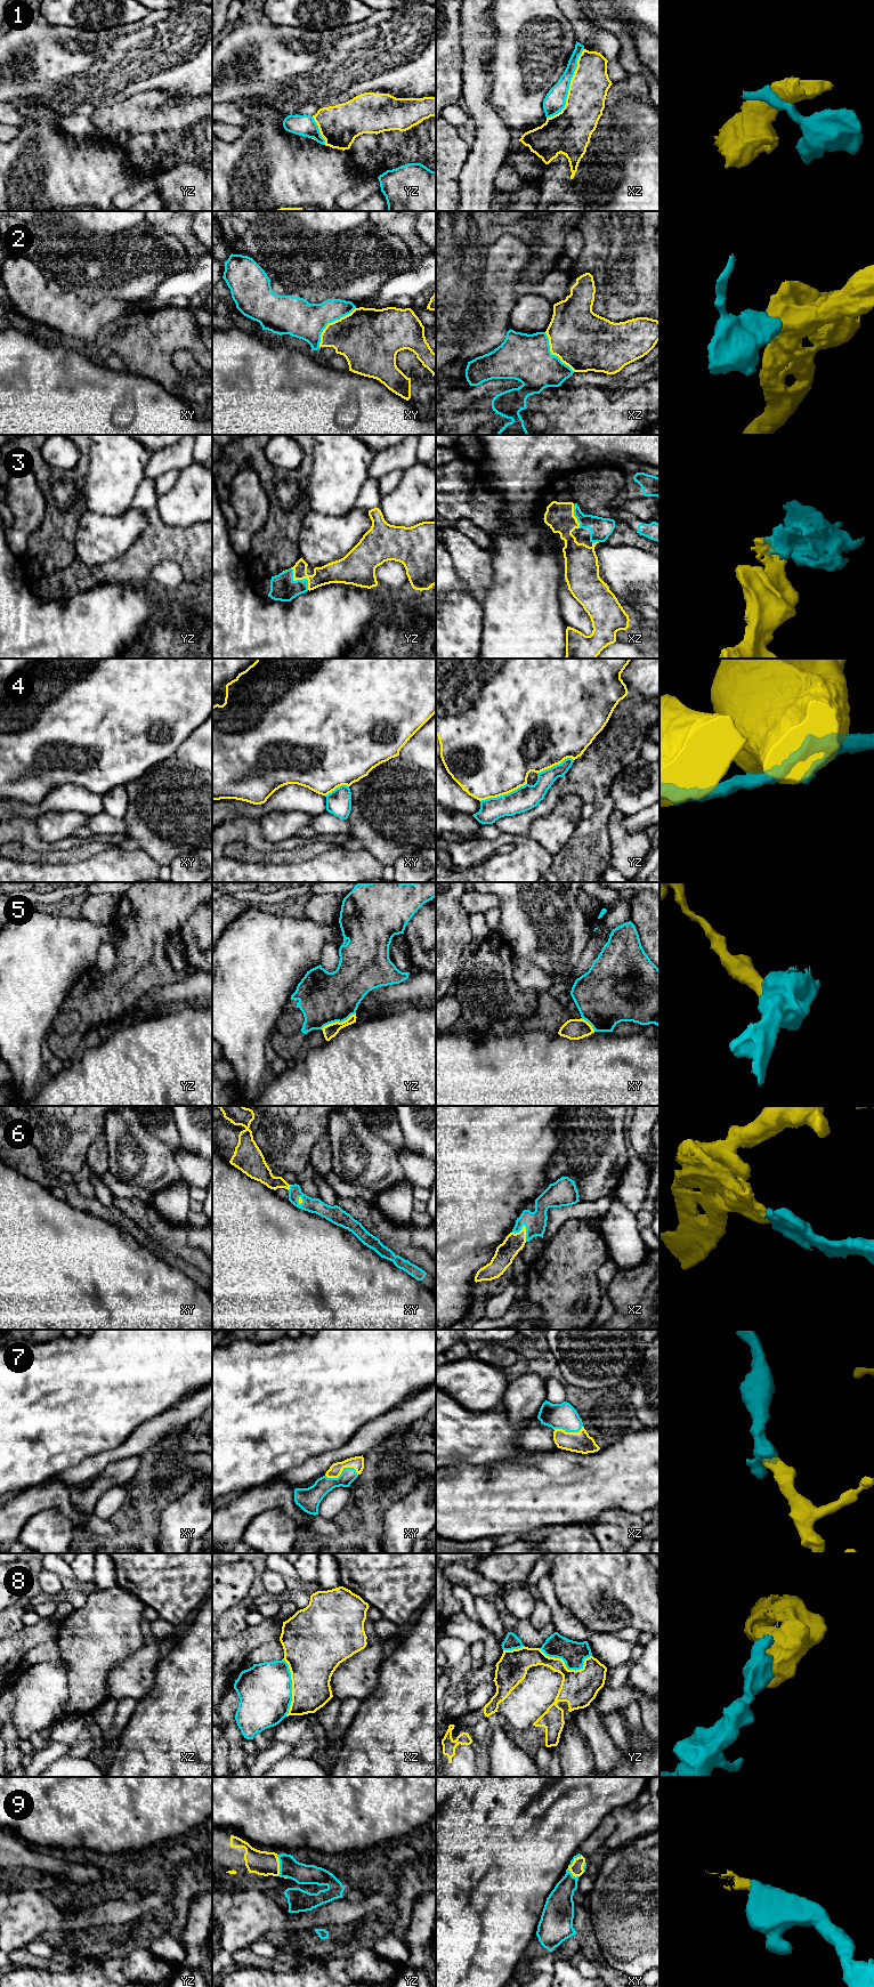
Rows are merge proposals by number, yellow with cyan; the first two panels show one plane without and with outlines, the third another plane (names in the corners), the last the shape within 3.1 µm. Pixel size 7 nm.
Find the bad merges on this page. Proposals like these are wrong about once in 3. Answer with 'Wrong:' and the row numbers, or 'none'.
Wrong: 1, 2, 4, 5, 8

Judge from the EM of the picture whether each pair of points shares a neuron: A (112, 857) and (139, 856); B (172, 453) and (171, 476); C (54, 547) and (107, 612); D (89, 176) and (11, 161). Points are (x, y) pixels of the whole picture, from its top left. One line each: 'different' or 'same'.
A: same
B: different
C: different
D: same

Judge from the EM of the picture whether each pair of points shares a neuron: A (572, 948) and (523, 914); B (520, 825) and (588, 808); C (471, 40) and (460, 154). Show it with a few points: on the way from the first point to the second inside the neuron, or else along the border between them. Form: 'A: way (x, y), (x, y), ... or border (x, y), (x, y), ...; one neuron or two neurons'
A: way (559, 936), (535, 914); one neuron
B: border (590, 801), (593, 813), (582, 820); two neurons
C: border (471, 147), (470, 154), (460, 172); two neurons

